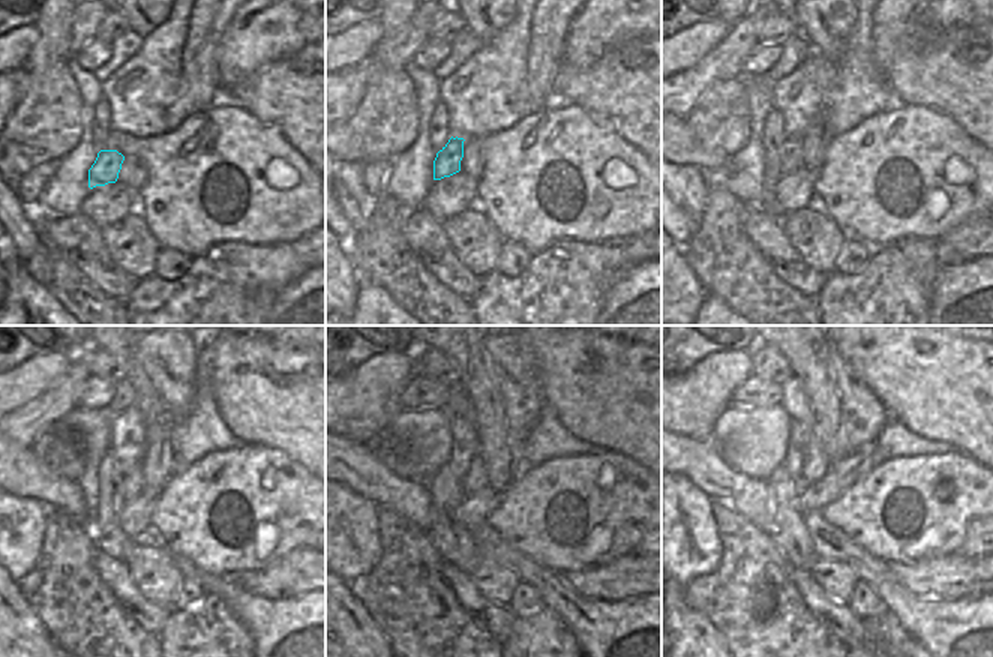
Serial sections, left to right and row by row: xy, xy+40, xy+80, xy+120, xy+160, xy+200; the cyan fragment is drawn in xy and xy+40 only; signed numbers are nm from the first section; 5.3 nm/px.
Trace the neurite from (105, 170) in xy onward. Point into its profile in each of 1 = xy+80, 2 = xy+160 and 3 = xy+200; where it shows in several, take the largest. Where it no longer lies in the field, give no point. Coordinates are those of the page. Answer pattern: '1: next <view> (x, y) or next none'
1: next xy+80 (791, 158)
2: next xy+160 (476, 477)
3: next xy+200 (794, 399)

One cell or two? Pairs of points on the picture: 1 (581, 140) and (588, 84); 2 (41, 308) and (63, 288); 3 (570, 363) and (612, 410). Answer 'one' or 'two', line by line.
1: two
2: two
3: one

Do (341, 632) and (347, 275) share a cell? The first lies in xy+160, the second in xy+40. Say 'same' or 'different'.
same

